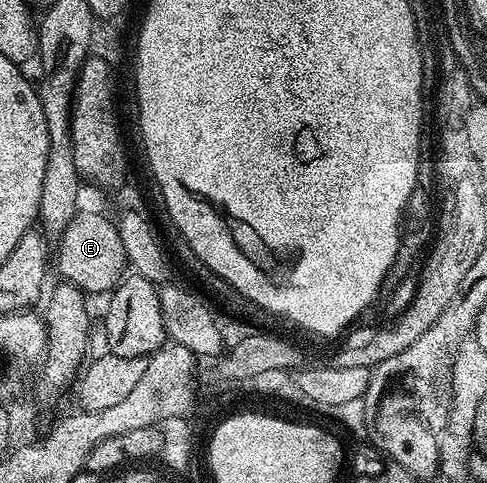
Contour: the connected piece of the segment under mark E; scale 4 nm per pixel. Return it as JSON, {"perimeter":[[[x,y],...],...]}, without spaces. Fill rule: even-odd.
{"perimeter":[[[78,213],[67,224],[56,246],[57,270],[65,277],[62,279],[70,286],[78,286],[86,295],[109,294],[126,273],[123,241],[112,217],[109,219],[101,214]]]}

